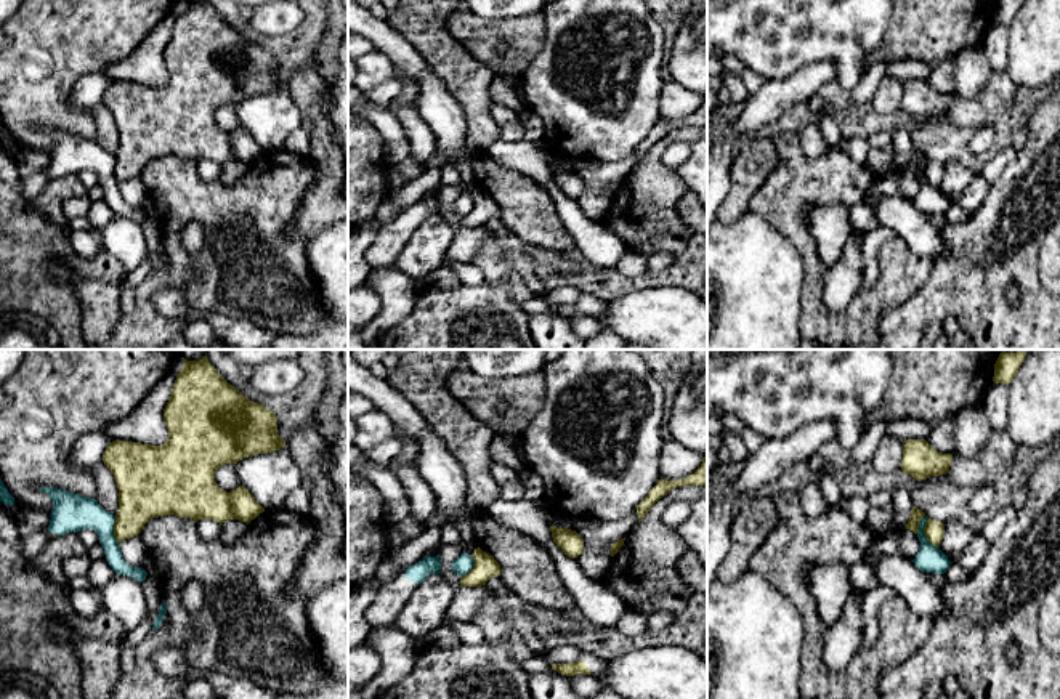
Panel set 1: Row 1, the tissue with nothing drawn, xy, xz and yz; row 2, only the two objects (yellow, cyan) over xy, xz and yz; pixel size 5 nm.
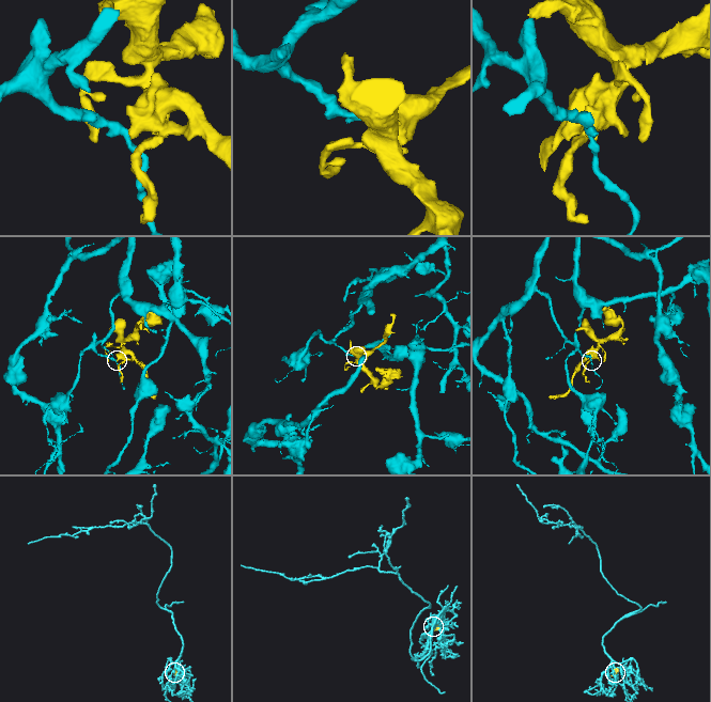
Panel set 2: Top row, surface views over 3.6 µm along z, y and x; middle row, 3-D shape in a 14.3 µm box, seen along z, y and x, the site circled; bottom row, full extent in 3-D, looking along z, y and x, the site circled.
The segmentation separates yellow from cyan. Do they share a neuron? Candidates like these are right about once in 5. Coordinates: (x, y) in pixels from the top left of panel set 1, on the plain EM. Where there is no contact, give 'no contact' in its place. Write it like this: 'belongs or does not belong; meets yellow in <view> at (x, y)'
does not belong; meets yellow in yz at (924, 173)

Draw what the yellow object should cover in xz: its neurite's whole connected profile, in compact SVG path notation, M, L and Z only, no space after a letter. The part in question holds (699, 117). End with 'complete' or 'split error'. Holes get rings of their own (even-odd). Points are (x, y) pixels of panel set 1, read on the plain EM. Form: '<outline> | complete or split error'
M704 98L701 107L686 119L677 122L667 122L661 119L656 127L648 133L648 136L638 144L638 164L659 139L662 139L678 127L707 127L707 98Z | complete

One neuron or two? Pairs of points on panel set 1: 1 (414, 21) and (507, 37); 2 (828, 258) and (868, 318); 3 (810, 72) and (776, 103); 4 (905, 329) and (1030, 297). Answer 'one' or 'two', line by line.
1: two
2: two
3: one
4: one

